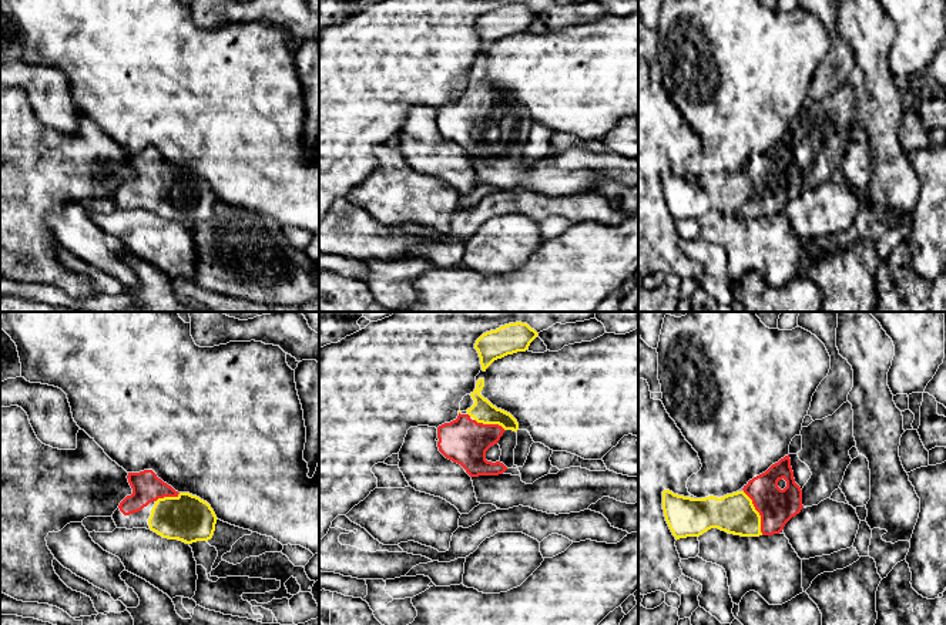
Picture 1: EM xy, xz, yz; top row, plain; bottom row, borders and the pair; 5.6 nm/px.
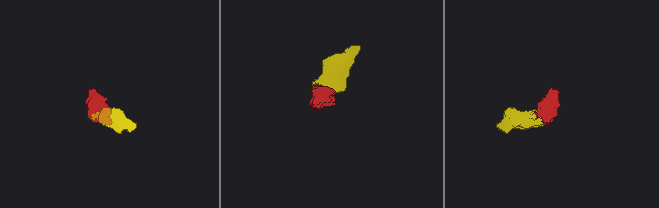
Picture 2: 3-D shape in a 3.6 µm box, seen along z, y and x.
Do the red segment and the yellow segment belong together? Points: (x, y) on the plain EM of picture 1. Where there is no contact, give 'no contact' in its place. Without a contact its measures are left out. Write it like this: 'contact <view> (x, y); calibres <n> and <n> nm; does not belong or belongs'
contact yz (758, 192); calibres 200 and 220 nm; belongs

